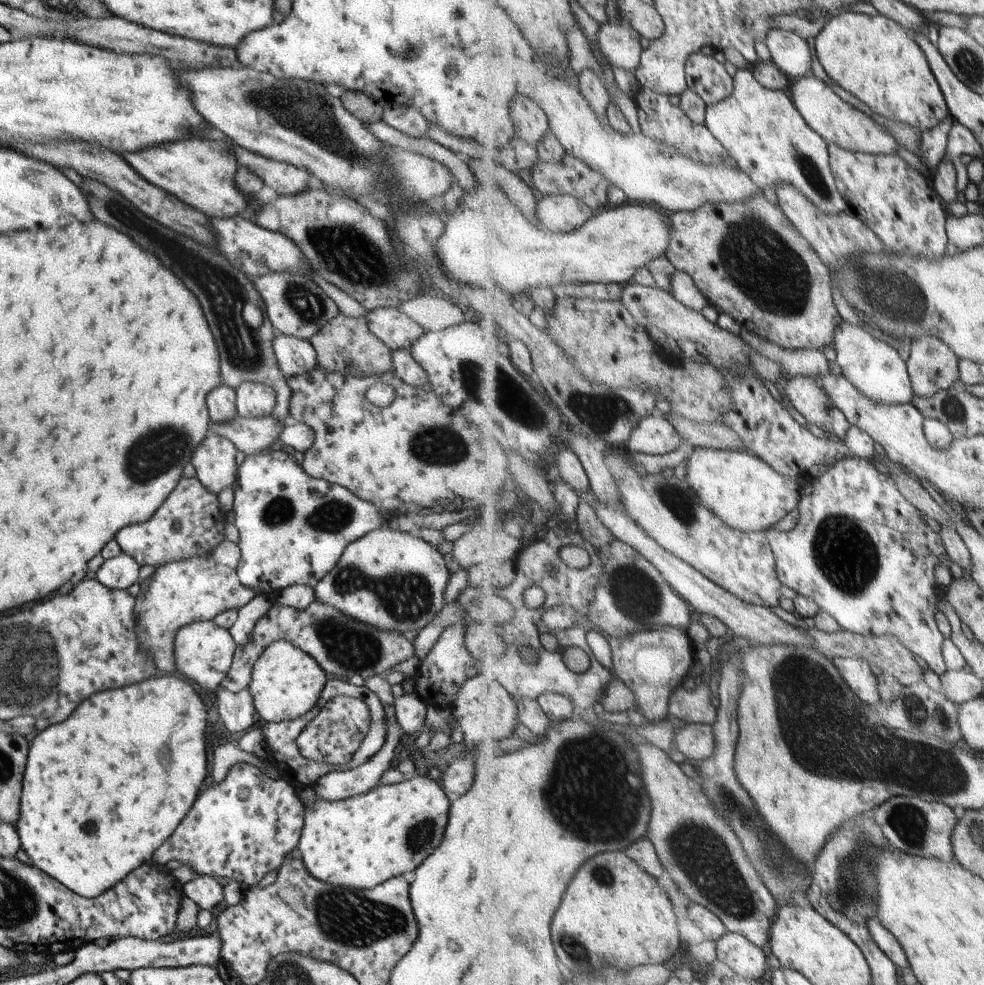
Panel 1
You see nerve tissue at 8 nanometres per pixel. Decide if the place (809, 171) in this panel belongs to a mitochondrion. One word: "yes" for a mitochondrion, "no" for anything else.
yes

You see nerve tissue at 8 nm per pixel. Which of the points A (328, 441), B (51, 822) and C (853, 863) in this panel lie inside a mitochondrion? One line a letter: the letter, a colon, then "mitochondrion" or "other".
A: other
B: other
C: mitochondrion

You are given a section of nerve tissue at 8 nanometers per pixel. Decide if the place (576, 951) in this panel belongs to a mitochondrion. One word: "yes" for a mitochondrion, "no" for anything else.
yes

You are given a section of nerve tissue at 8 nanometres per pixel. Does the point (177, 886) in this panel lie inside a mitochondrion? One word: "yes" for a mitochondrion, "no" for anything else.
no

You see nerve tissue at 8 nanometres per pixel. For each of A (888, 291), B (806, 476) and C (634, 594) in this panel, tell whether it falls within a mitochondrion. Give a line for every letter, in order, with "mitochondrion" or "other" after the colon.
A: mitochondrion
B: other
C: mitochondrion

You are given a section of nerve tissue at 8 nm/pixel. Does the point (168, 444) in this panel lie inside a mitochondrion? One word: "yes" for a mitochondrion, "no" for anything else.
yes

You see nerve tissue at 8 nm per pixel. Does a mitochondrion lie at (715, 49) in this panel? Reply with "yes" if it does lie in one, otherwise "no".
no

